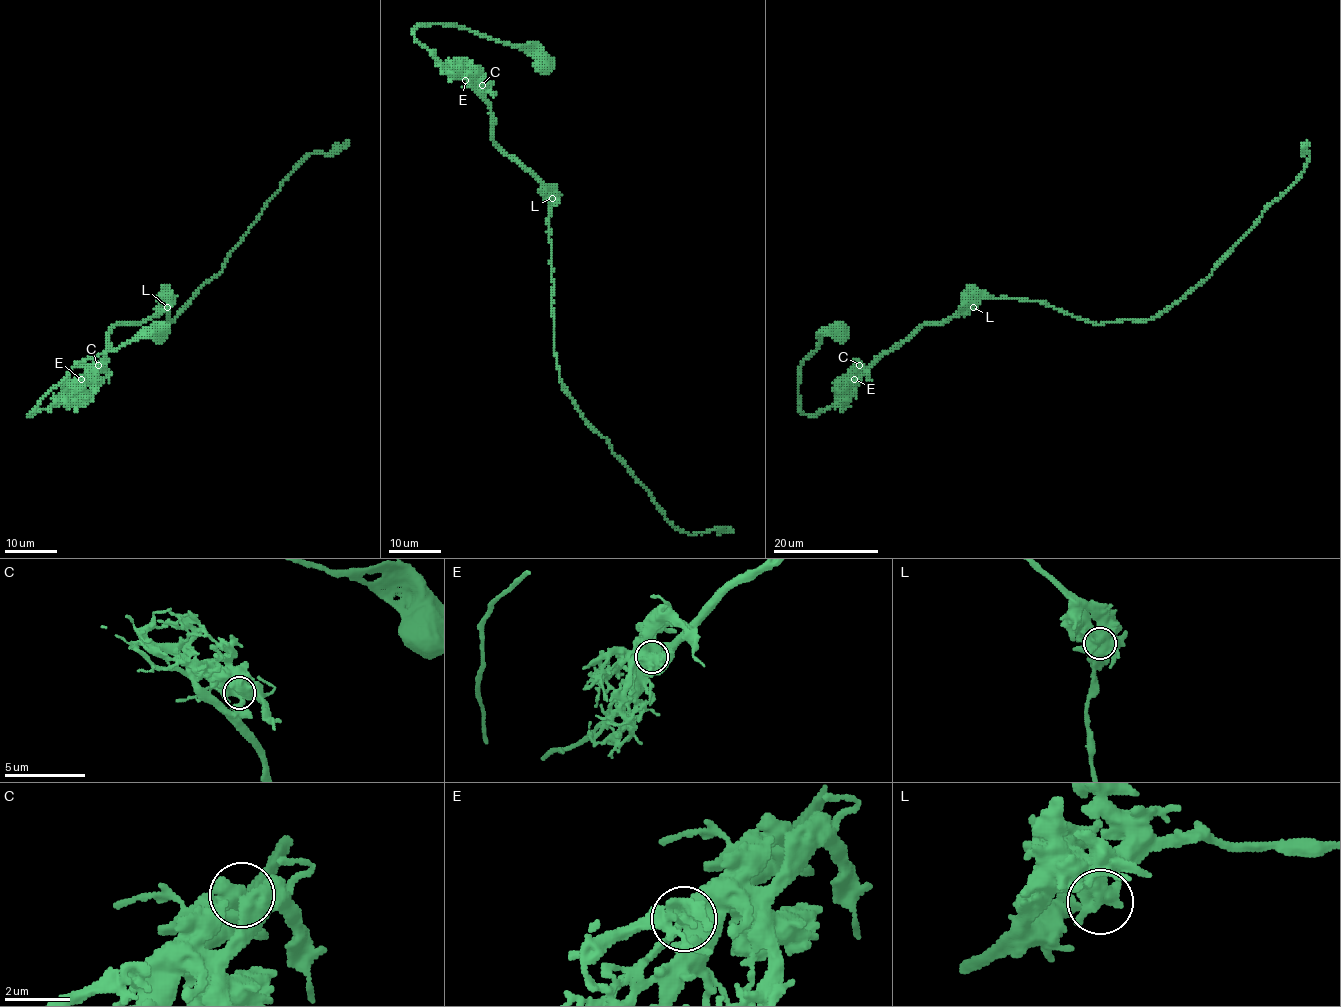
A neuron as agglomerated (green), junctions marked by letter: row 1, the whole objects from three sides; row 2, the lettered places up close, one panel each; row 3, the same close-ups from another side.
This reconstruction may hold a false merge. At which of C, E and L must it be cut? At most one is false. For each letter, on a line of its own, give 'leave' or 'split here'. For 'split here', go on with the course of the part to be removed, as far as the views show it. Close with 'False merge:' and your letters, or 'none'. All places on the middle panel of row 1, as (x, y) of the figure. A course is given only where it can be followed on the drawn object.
C: leave
E: leave
L: leave
False merge: none

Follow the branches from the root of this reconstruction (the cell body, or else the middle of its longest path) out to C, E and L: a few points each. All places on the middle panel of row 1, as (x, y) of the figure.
C: (544, 64), (523, 49), (457, 25), (423, 24), (414, 29), (414, 37), (448, 70), (482, 85)
E: (544, 64), (523, 49), (457, 25), (416, 27), (414, 37), (448, 70), (465, 79)
L: (544, 64), (523, 49), (457, 25), (423, 24), (414, 29), (416, 40), (487, 103), (493, 140), (552, 198)

